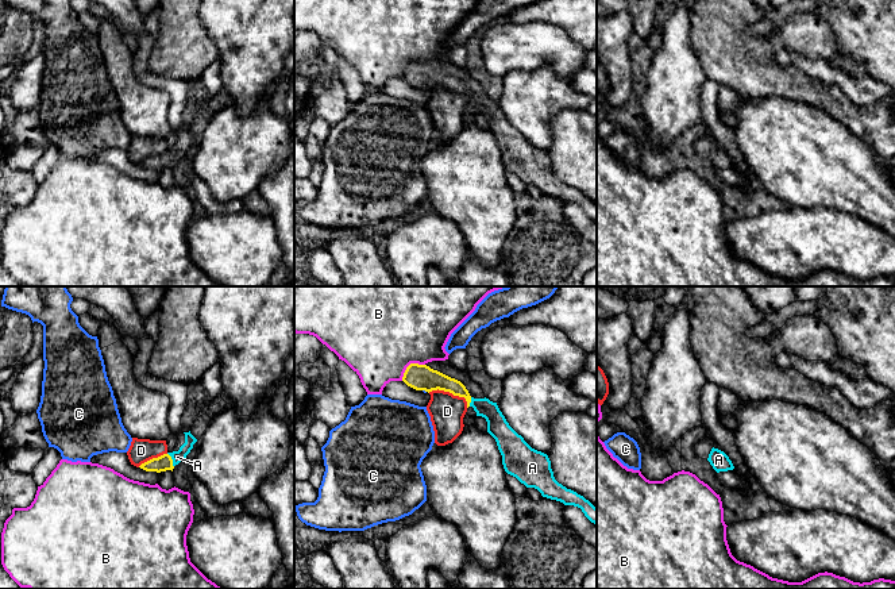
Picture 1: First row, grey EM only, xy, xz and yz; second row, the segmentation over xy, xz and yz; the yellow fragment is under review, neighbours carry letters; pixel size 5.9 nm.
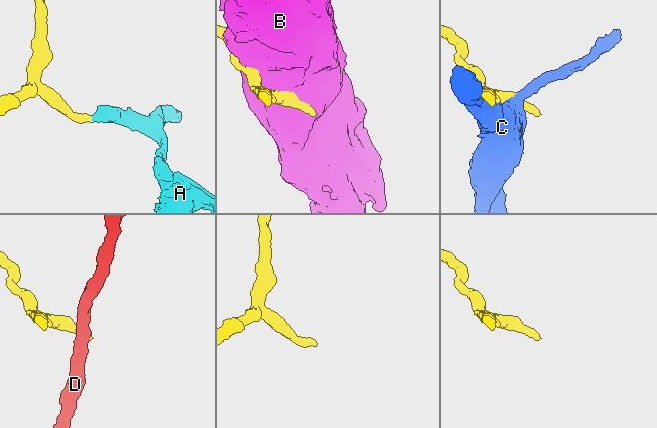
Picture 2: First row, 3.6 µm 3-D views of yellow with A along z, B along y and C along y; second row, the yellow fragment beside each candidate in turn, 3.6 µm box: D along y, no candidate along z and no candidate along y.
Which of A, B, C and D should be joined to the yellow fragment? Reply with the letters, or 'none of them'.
A

